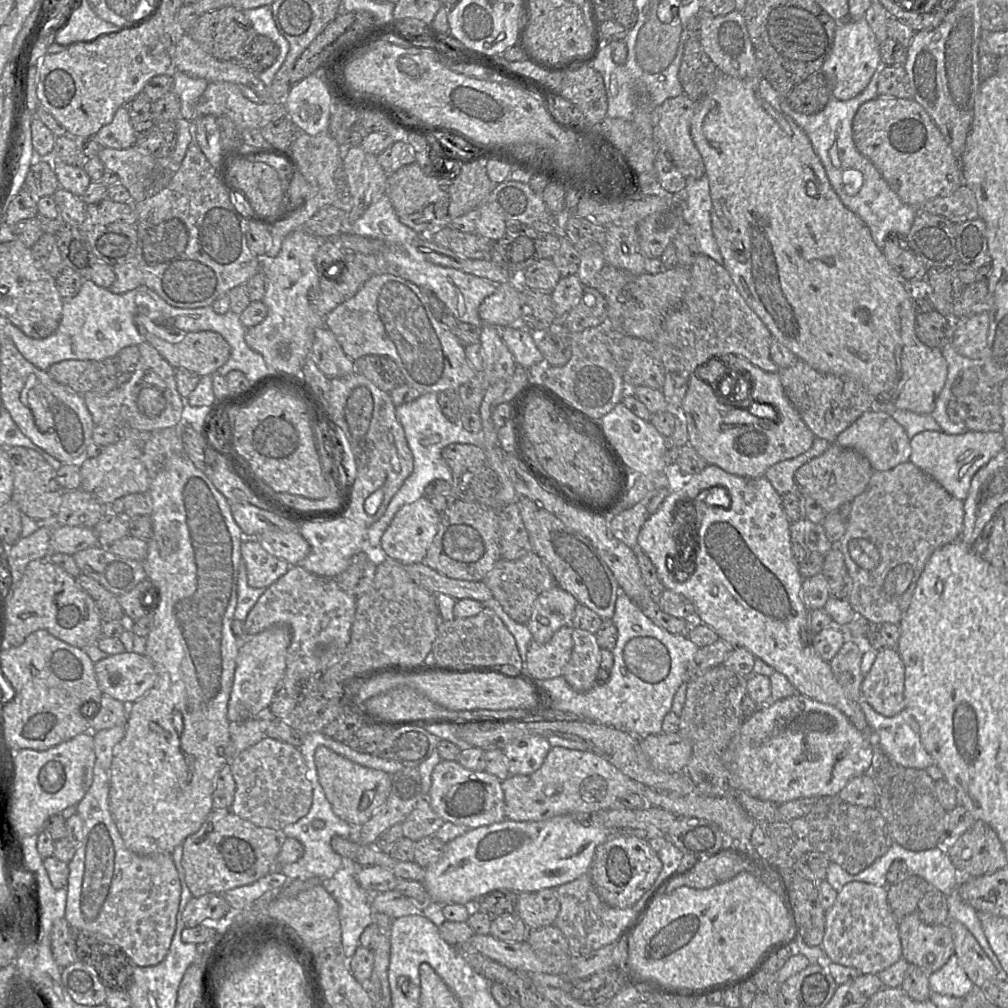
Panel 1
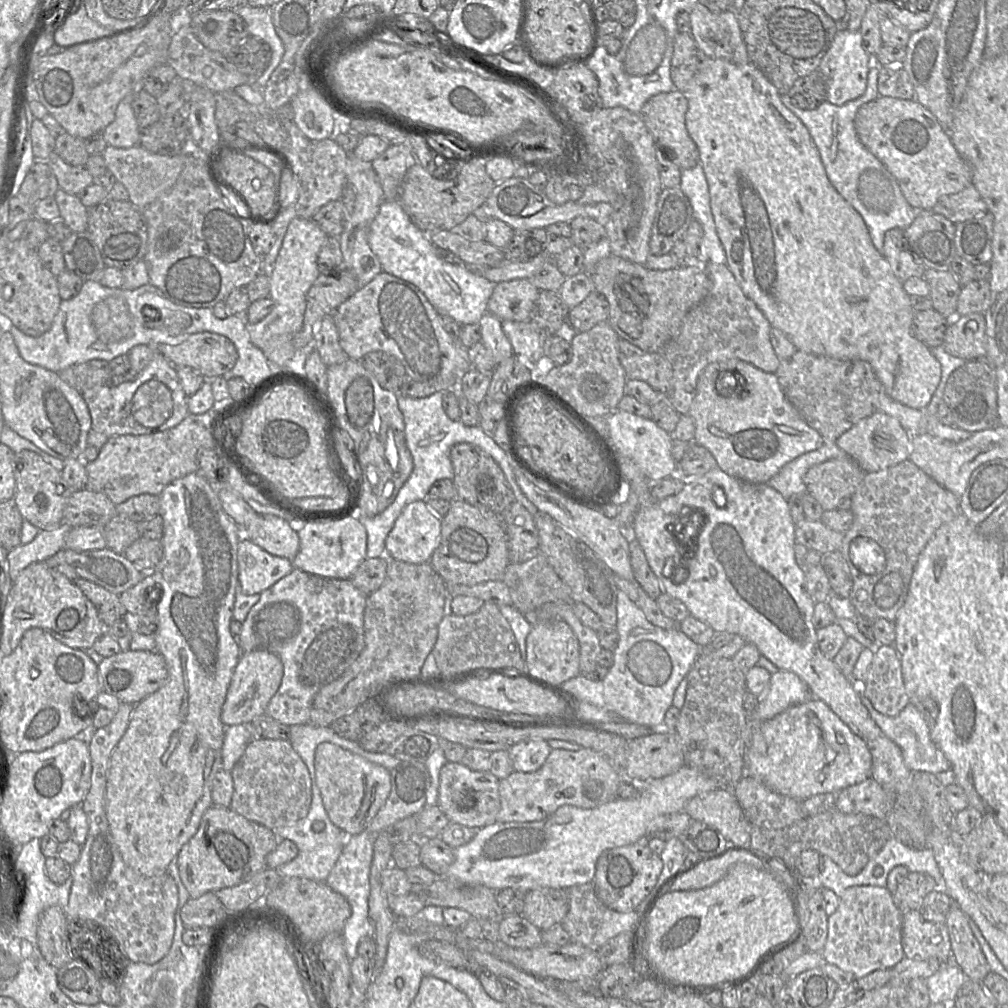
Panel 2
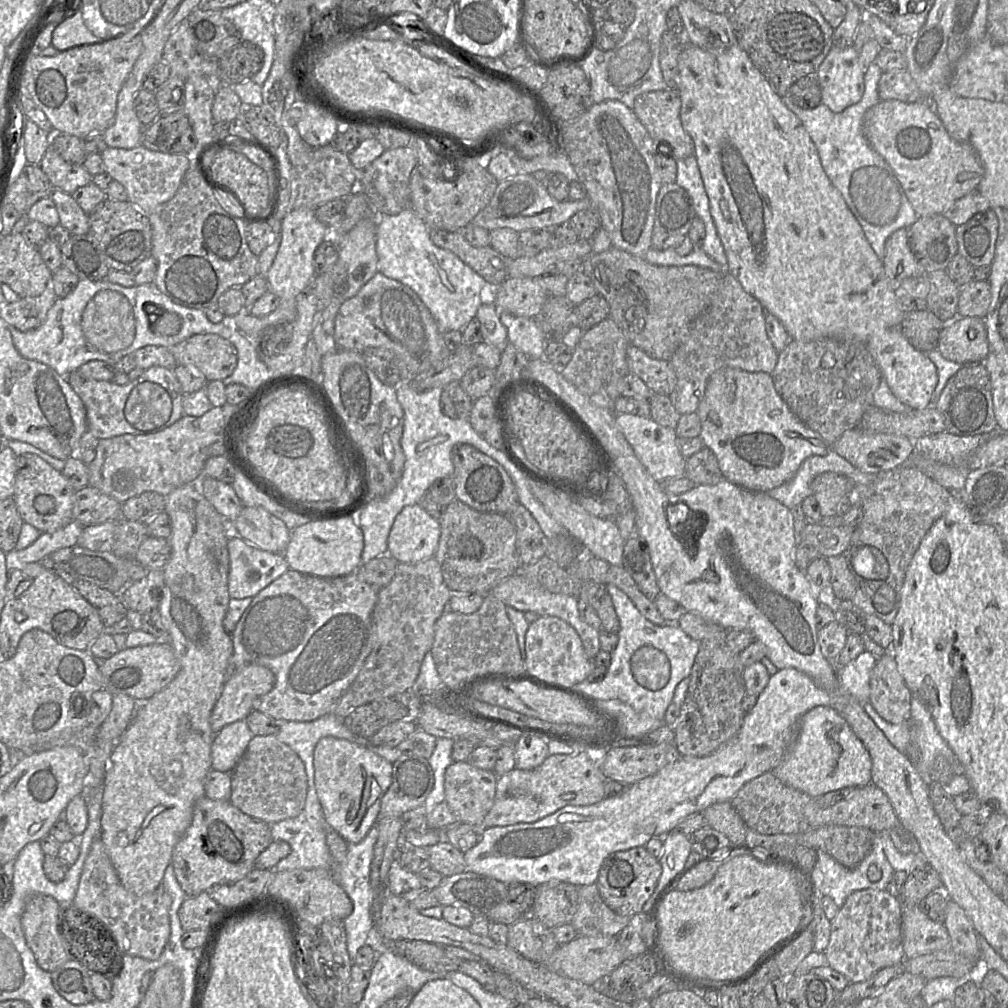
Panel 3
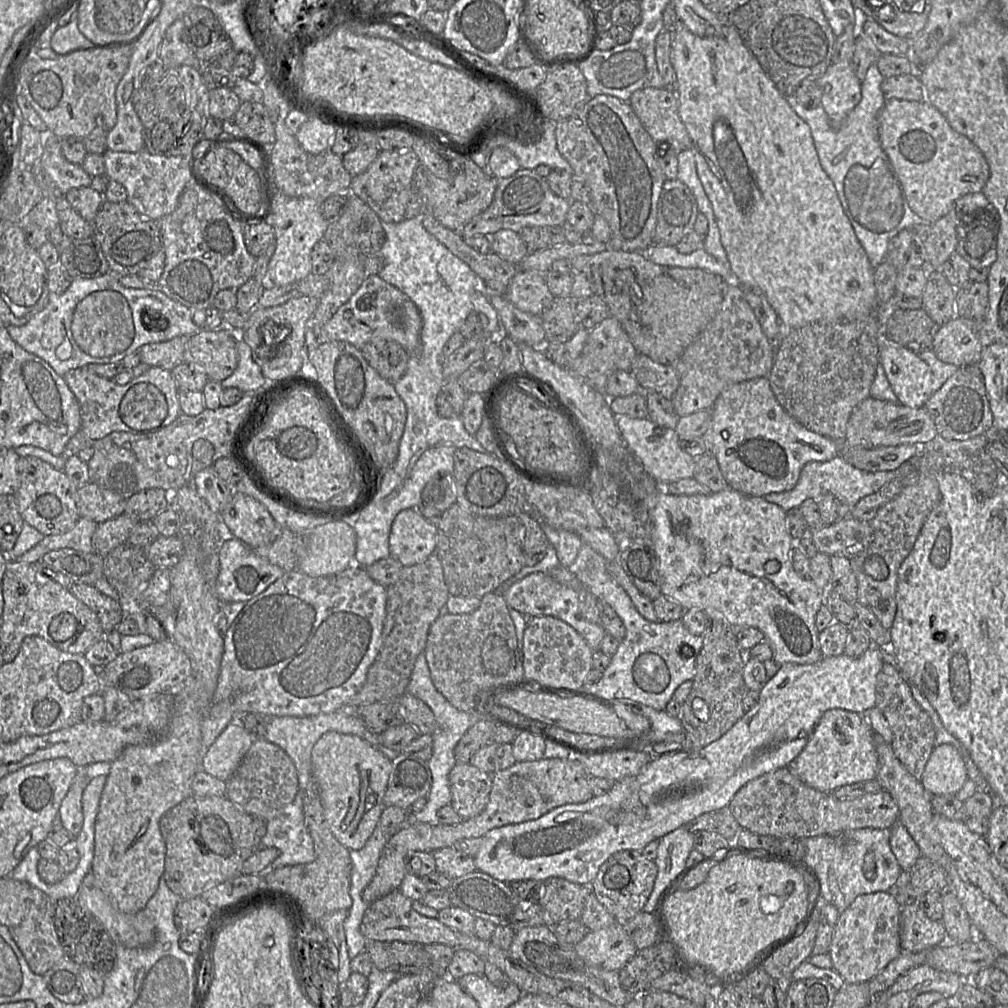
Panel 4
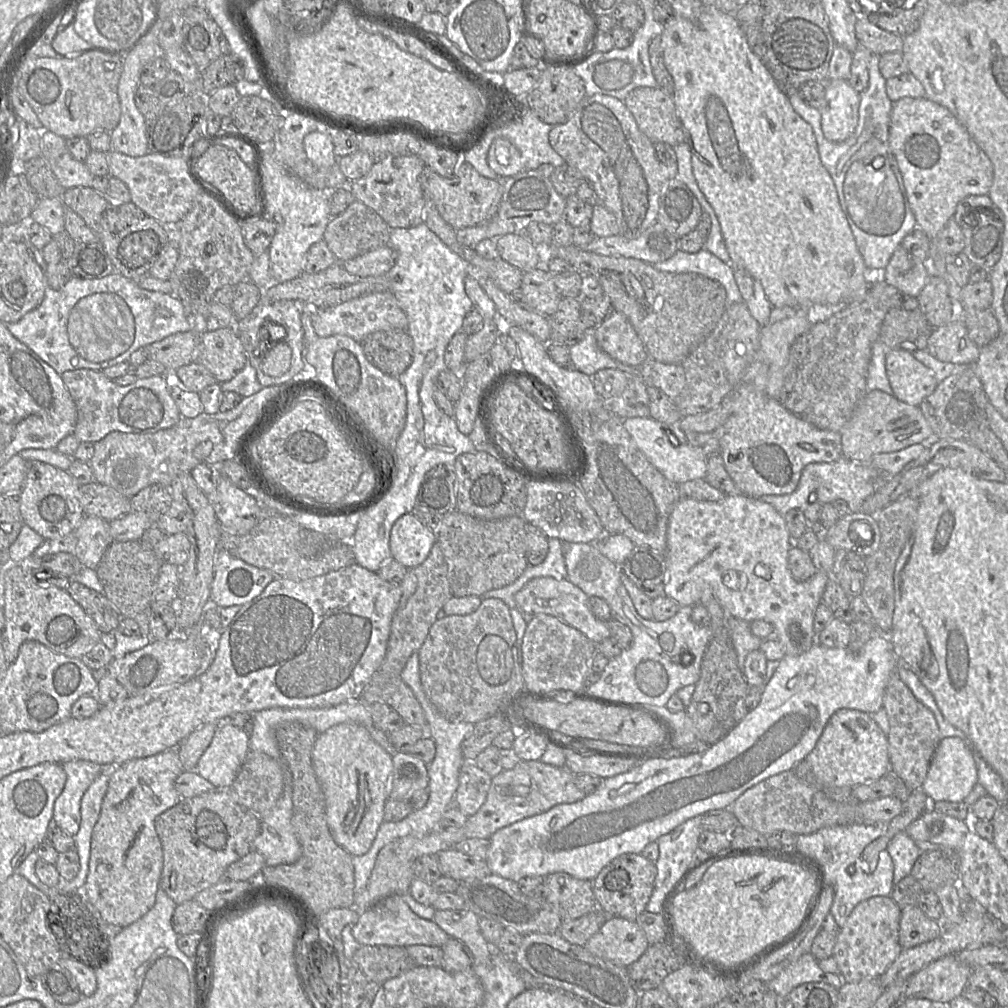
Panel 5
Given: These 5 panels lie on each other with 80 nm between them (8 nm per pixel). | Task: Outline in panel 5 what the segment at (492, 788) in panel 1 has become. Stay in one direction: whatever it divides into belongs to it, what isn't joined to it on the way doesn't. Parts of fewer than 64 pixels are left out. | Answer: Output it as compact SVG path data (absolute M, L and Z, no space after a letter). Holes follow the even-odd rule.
M466 762L460 769L454 804L467 817L474 815L485 803L492 777L474 763Z

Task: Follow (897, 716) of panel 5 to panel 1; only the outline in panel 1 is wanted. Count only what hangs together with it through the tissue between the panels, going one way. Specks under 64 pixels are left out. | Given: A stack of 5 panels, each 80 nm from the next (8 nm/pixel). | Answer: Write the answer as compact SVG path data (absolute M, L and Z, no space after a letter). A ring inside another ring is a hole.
M896 649L879 650L864 676L861 697L879 714L893 717L905 709L903 661Z

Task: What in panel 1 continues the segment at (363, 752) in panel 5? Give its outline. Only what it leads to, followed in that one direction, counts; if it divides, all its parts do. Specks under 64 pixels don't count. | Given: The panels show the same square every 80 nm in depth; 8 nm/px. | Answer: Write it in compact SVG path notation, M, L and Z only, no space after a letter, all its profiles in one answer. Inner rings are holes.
M325 746L315 750L318 780L333 812L355 828L361 827L386 802L391 790L390 774L356 764Z

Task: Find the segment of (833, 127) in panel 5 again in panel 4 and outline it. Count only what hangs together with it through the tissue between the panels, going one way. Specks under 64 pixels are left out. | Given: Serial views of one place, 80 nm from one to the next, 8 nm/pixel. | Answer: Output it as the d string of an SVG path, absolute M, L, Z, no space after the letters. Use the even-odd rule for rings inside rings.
M849 62L831 63L817 80L822 89L821 105L833 127L840 127L861 100L861 82Z

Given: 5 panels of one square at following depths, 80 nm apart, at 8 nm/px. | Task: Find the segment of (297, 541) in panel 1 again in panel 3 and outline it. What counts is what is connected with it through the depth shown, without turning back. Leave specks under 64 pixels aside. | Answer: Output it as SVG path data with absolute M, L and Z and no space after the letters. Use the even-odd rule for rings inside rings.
M243 507L232 524L239 537L261 550L283 553L289 543L291 531L262 507Z

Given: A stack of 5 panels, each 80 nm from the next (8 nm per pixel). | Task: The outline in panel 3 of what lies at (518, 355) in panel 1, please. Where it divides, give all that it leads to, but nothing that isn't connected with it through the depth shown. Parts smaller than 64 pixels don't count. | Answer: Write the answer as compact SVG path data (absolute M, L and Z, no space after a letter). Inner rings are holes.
M500 312L500 321L507 330L508 342L529 359L543 358L545 339L534 318Z

